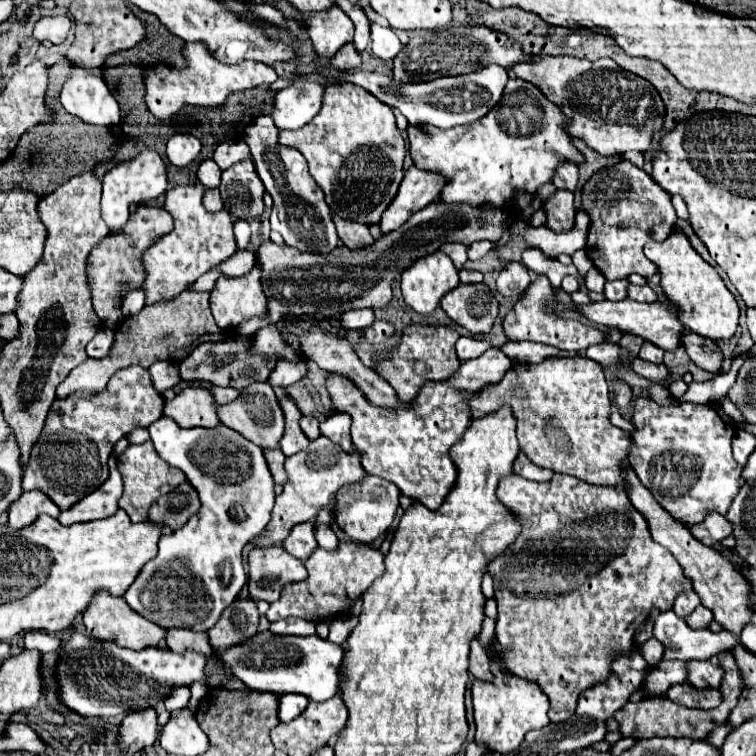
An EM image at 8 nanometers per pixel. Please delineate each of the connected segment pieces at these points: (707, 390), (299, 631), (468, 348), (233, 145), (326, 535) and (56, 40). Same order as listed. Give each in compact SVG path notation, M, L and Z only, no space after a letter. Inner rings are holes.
M740 355L733 359L732 368L724 373L718 374L706 382L693 381L688 386L687 392L678 398L681 403L694 402L696 404L707 404L717 402L721 397L726 396L728 390L736 381L739 368L746 360L751 358L750 355Z
M284 618L272 622L270 632L278 636L308 636L308 634L316 634L316 624L302 618Z
M464 336L456 342L456 354L458 354L458 358L460 358L462 362L464 362L464 360L472 360L472 358L484 354L488 348L490 348L488 342L484 342L484 340L474 340L474 338L464 338Z
M230 140L230 142L222 142L216 152L214 152L214 162L226 170L230 168L232 164L244 160L244 158L250 158L250 150L248 146L242 142L242 140Z
M318 524L318 526L316 526L316 540L318 540L320 548L324 548L324 550L328 550L328 552L334 552L334 550L338 548L338 544L340 544L340 540L338 540L336 534L332 532L332 528L326 526L326 524Z
M42 16L36 22L32 36L38 42L50 40L52 44L60 44L68 36L70 26L72 26L72 22L70 22L68 16Z

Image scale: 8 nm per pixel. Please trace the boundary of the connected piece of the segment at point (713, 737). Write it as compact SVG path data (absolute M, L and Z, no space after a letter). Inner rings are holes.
M728 723L717 727L706 737L706 741L717 748L721 748L726 736L730 733L730 725Z

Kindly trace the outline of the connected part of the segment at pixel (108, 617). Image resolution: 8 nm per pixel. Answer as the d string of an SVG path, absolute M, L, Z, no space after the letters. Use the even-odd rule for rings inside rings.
M96 594L92 600L92 606L84 610L84 626L88 634L98 642L114 642L116 646L128 648L128 650L146 650L146 648L164 648L166 646L166 630L158 624L148 622L146 618L140 618L122 598L112 598L110 594Z

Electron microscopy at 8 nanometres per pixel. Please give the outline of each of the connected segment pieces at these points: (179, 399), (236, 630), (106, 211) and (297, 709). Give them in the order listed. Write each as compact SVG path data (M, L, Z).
M184 388L178 396L174 396L174 400L166 402L164 414L176 418L176 422L184 428L216 428L222 424L216 410L218 404L206 388Z
M236 600L228 610L224 610L220 622L208 630L210 644L214 650L224 652L232 646L242 644L252 638L258 628L258 610L252 600Z
M144 150L130 162L124 162L120 166L114 166L102 180L104 192L102 192L102 220L106 222L108 230L122 230L122 226L128 222L130 204L140 204L144 200L158 198L166 192L166 166L162 158L156 152Z
M282 694L280 696L280 722L290 722L296 716L300 716L306 704L308 704L308 698L304 698L302 694Z

